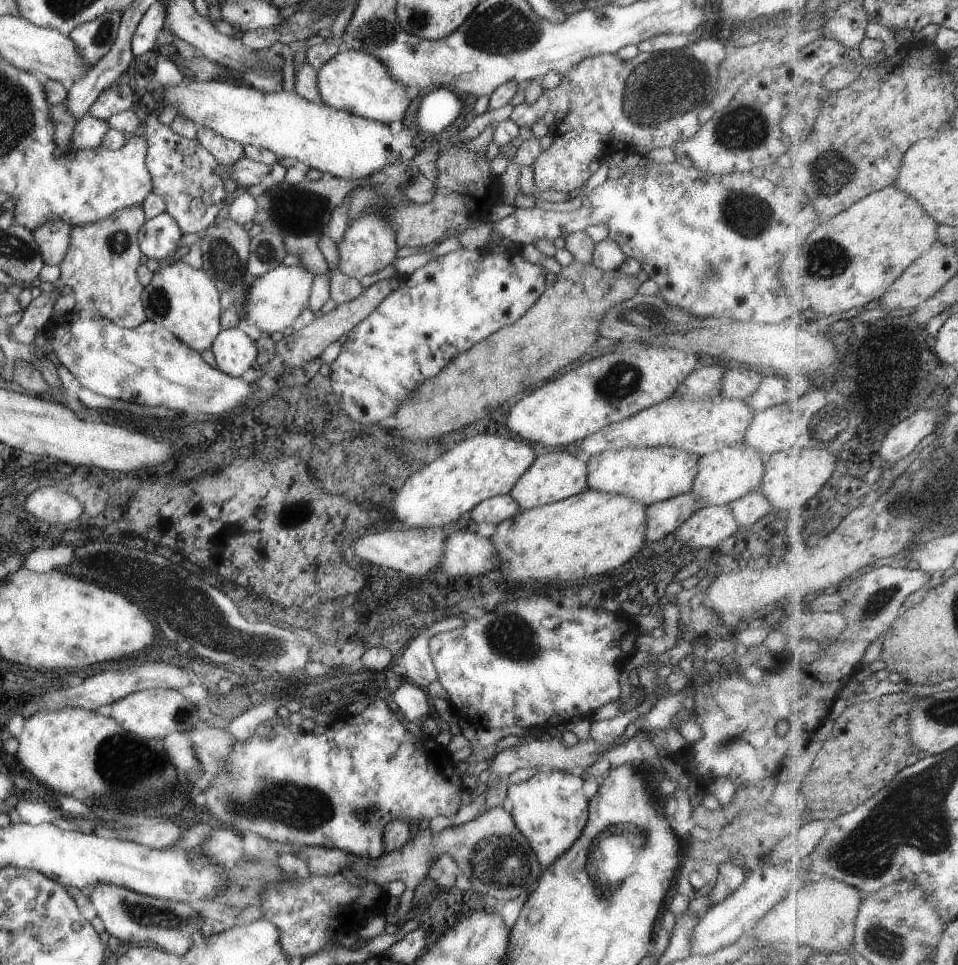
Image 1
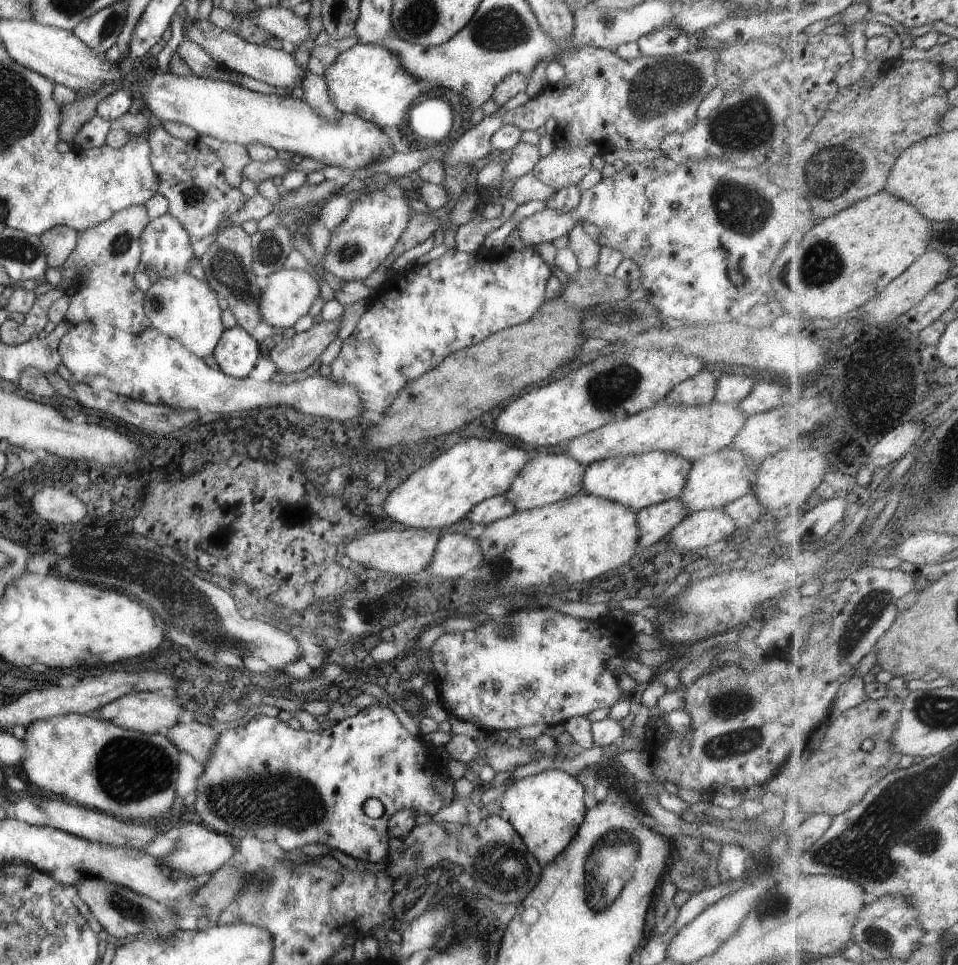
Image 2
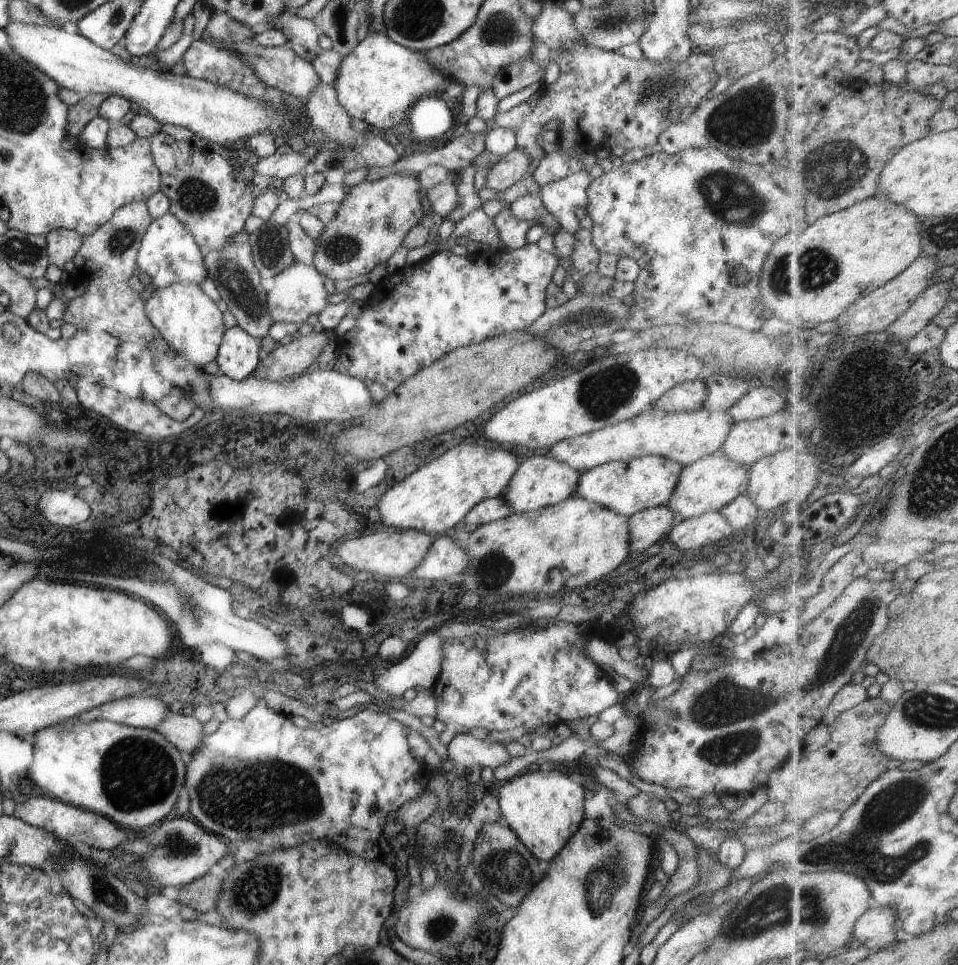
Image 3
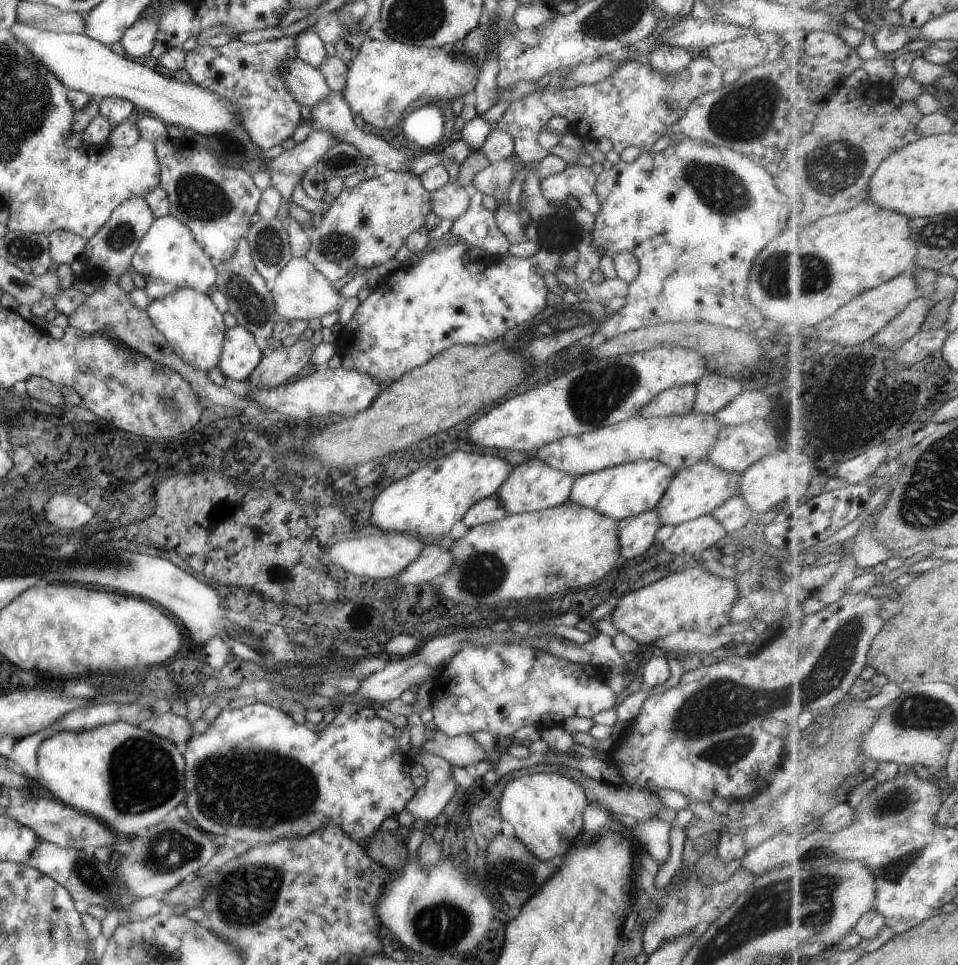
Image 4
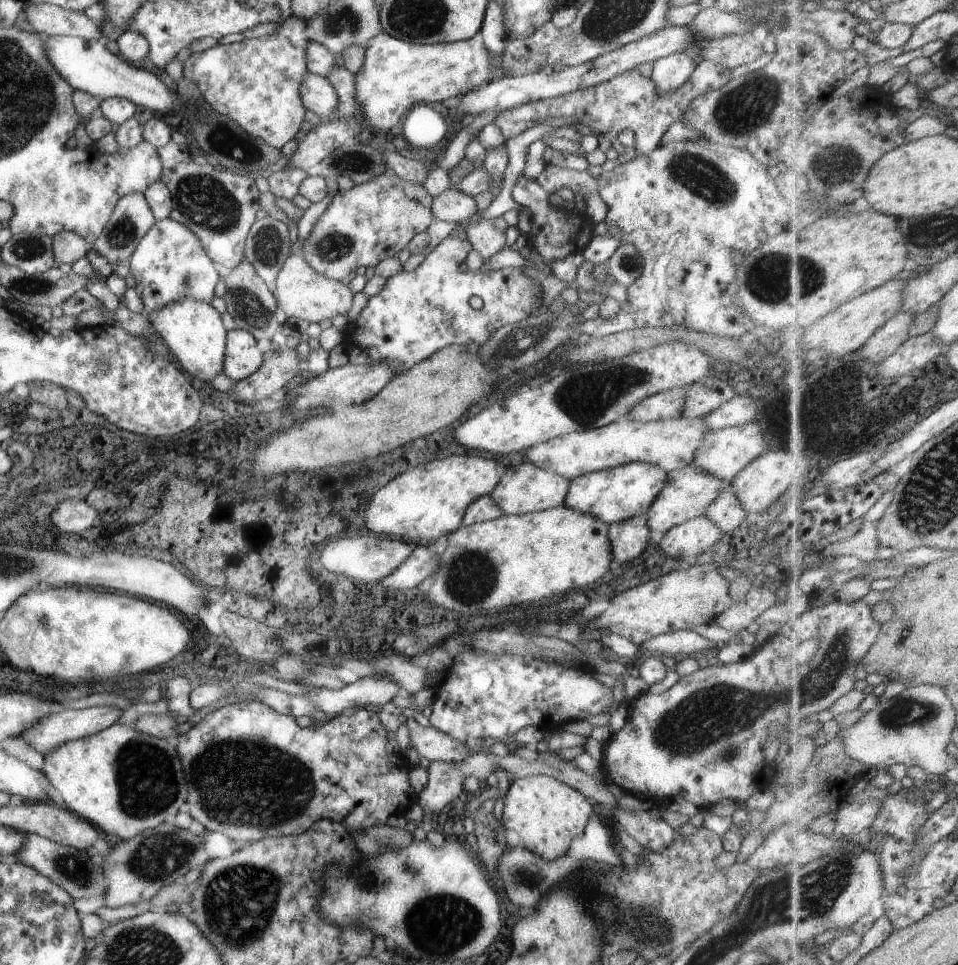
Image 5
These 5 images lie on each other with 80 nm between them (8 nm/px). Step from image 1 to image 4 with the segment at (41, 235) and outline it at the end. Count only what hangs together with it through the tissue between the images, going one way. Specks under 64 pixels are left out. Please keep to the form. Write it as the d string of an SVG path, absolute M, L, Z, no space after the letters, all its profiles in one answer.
M61 229L48 234L50 259L55 264L70 264L83 256L86 240L78 234Z

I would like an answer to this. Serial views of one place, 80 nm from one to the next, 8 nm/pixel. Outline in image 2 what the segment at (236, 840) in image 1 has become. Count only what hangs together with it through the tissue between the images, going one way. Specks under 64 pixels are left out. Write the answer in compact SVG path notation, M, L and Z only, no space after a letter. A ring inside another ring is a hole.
M181 824L175 825L167 833L172 836L174 846L171 852L166 853L164 856L169 858L169 868L175 868L175 872L183 874L183 876L189 876L193 880L204 880L207 878L207 874L213 874L227 862L232 855L236 855L236 850L233 850L233 844L227 840L227 835L219 834L213 830L207 830L202 825L197 824ZM205 876L205 878L203 878Z

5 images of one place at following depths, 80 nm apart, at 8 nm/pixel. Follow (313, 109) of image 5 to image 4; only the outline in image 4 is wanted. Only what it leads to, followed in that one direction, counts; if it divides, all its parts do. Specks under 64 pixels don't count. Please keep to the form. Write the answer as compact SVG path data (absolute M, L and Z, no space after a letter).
M298 57L289 60L285 72L279 72L279 76L281 80L285 76L285 88L289 88L291 96L301 106L311 108L331 92L318 68L305 64Z

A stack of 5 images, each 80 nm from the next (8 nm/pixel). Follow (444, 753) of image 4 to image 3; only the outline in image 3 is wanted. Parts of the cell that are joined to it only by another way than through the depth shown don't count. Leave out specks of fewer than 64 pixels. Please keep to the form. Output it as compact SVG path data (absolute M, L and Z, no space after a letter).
M466 733L455 734L445 746L449 761L463 768L480 764L493 769L510 759L502 744L484 742Z

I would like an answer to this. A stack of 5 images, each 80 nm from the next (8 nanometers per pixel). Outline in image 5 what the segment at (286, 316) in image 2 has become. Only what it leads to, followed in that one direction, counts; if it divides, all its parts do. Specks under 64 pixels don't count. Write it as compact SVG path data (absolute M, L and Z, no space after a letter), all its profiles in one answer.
M293 254L283 262L271 286L271 292L276 299L277 307L281 308L288 318L298 318L309 324L317 324L326 319L331 320L337 315L347 314L354 296L346 282L324 278L307 266L302 256Z

